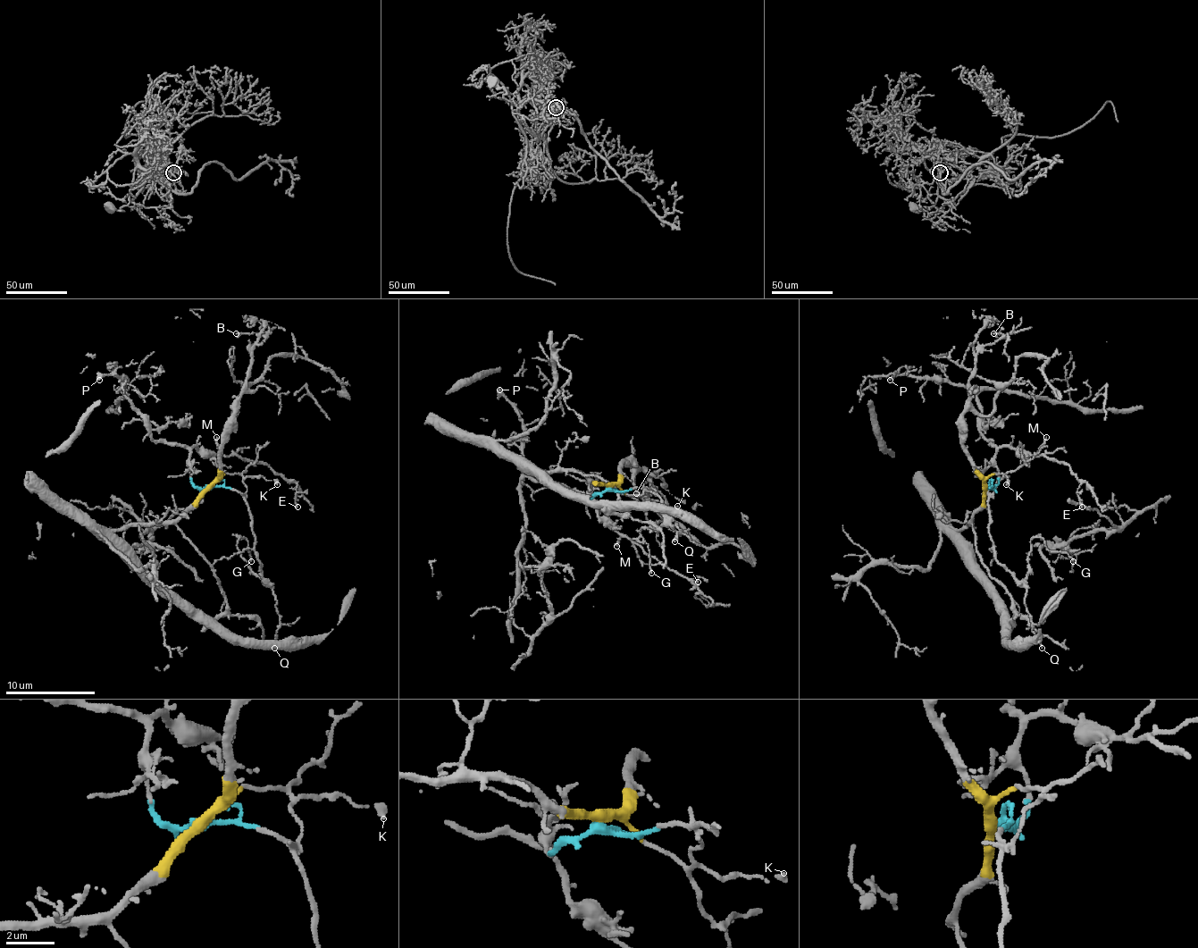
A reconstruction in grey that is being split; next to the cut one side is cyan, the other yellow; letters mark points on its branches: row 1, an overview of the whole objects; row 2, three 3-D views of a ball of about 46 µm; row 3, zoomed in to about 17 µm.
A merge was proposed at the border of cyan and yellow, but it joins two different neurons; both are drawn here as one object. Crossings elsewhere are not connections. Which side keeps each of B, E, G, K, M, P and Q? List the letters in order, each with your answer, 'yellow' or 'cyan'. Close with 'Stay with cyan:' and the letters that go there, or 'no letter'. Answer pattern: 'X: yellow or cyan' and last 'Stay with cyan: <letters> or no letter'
B: yellow
E: cyan
G: cyan
K: yellow
M: cyan
P: cyan
Q: cyan
Stay with cyan: E, G, M, P, Q

